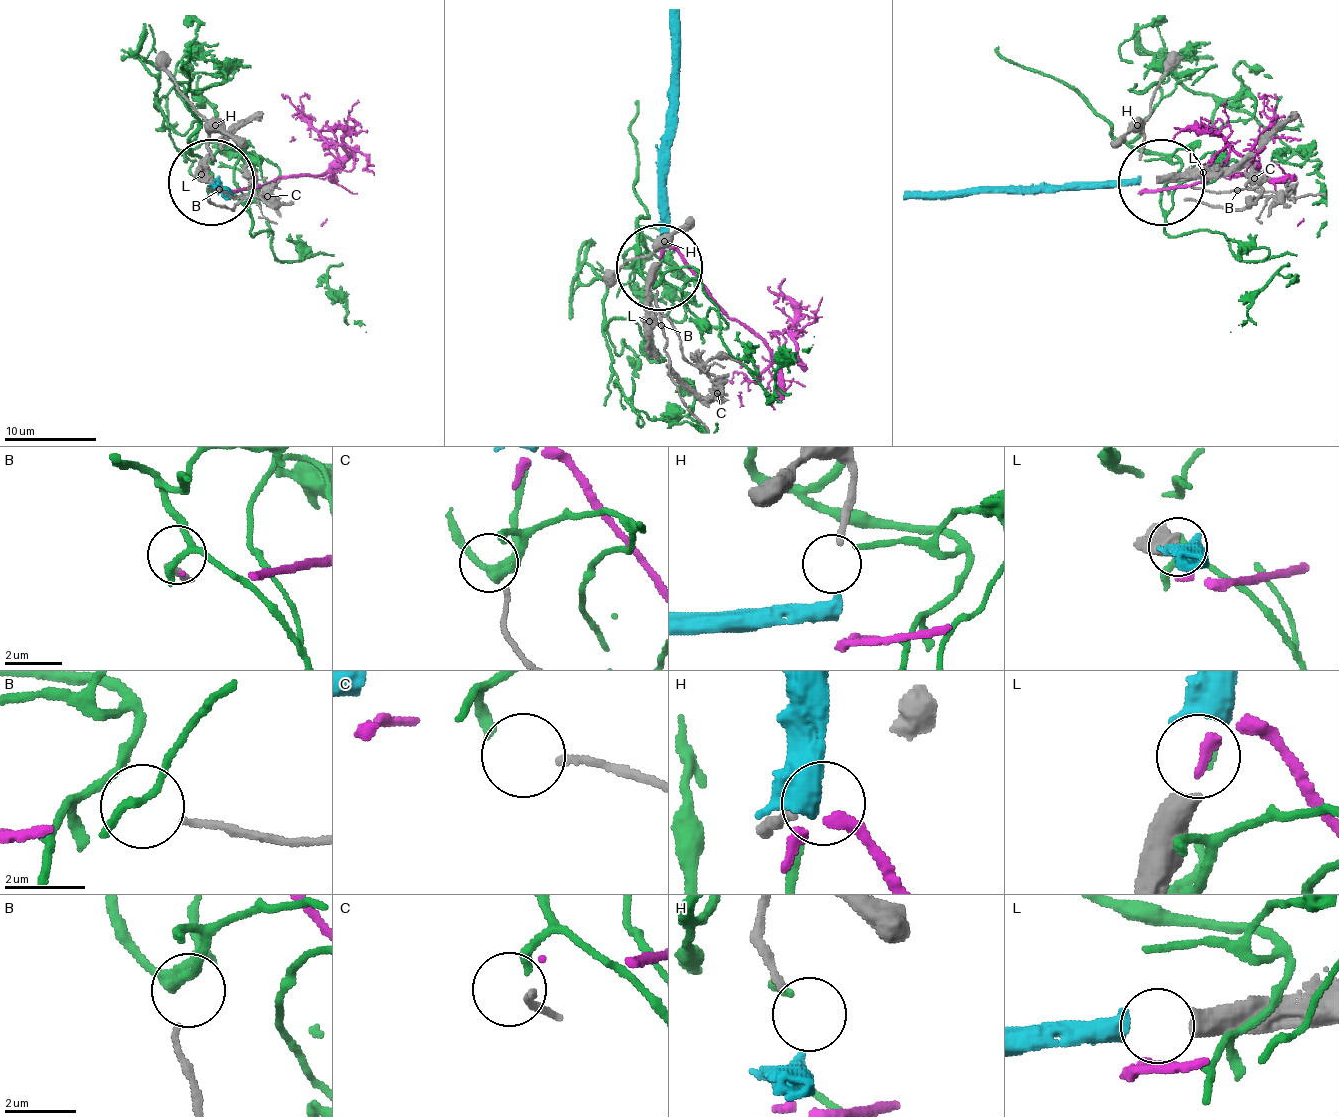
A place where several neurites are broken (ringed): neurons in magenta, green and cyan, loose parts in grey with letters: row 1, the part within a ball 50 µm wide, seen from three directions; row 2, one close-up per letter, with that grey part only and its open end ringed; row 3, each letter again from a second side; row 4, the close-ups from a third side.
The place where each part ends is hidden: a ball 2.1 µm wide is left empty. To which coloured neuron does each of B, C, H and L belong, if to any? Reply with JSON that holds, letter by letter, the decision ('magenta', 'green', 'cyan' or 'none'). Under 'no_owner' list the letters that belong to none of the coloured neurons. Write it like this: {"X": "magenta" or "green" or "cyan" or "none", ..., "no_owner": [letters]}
{"B": "none", "C": "green", "H": "none", "L": "cyan", "no_owner": ["B", "H"]}

